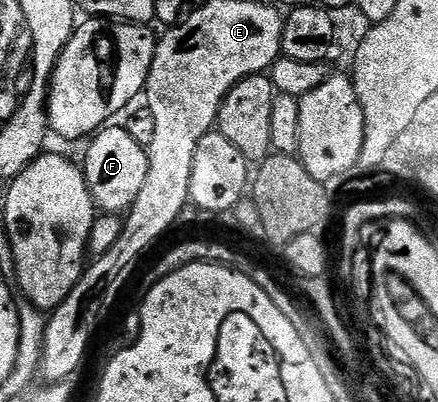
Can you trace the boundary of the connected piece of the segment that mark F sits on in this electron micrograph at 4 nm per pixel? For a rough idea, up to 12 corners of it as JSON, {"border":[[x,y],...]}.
{"border":[[125,126],[89,140],[84,172],[103,212],[126,213],[152,162]]}

